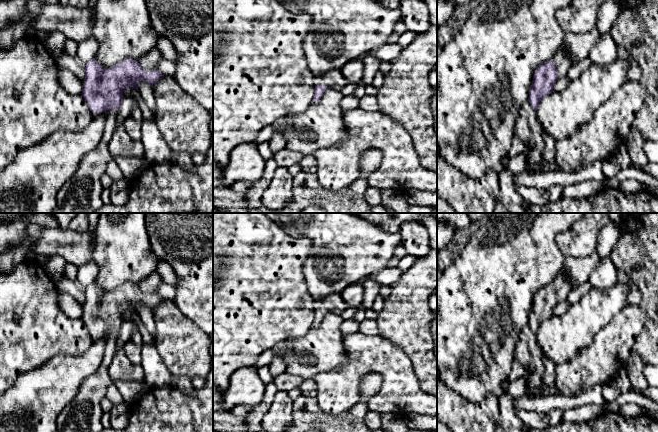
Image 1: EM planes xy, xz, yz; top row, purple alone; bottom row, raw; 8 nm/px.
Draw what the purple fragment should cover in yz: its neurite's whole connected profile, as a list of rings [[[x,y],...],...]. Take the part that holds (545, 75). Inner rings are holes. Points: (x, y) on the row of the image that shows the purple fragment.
[[[560,47],[552,60],[540,64],[534,72],[532,85],[529,90],[528,101],[522,105],[519,112],[519,117],[515,124],[515,133],[525,145],[524,152],[527,154],[527,168],[529,169],[538,166],[544,159],[545,144],[541,133],[541,128],[537,121],[536,110],[538,109],[538,105],[544,97],[554,92],[553,85],[555,81],[559,77],[567,76],[567,73],[572,65],[573,64],[567,50]]]

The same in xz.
[[[333,71],[315,77],[315,95],[312,102],[319,101],[327,89],[331,88],[339,91],[346,84],[346,79],[340,71]]]

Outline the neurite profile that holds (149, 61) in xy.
[[[153,48],[149,53],[143,55],[138,63],[145,70],[156,70],[157,65],[163,58],[161,52],[157,48]]]

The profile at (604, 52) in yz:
[[[610,33],[601,37],[591,49],[586,59],[592,64],[606,65],[612,63],[618,57],[617,45]]]

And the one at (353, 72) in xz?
[[[353,60],[339,71],[346,79],[347,84],[360,84],[364,75],[364,63],[359,60]]]

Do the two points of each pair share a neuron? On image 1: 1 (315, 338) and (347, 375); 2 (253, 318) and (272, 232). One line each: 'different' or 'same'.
1: different
2: same

